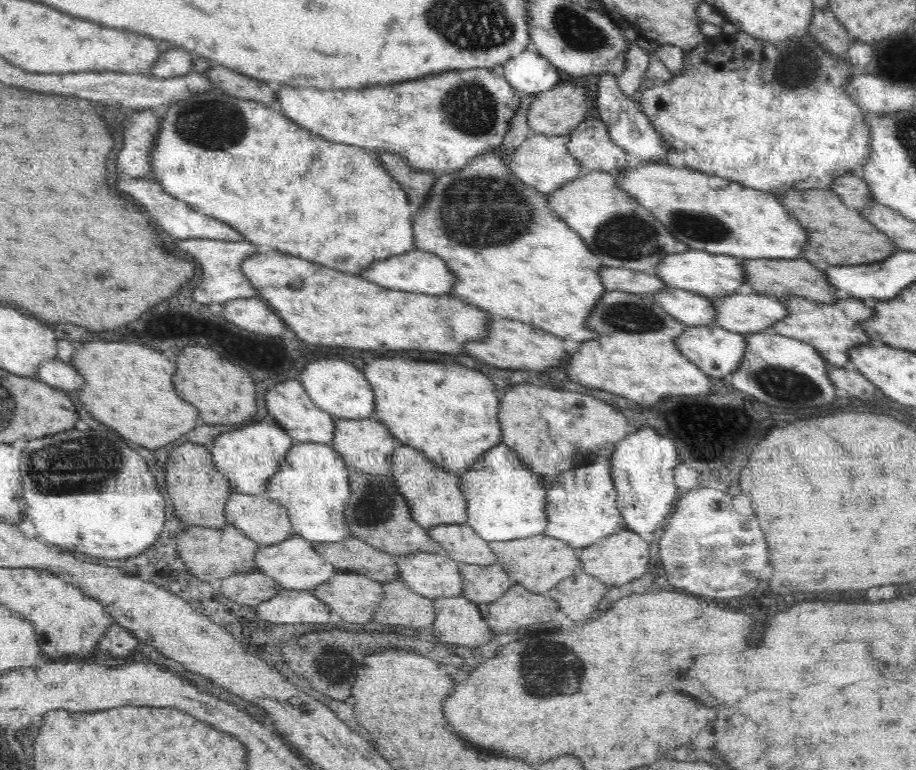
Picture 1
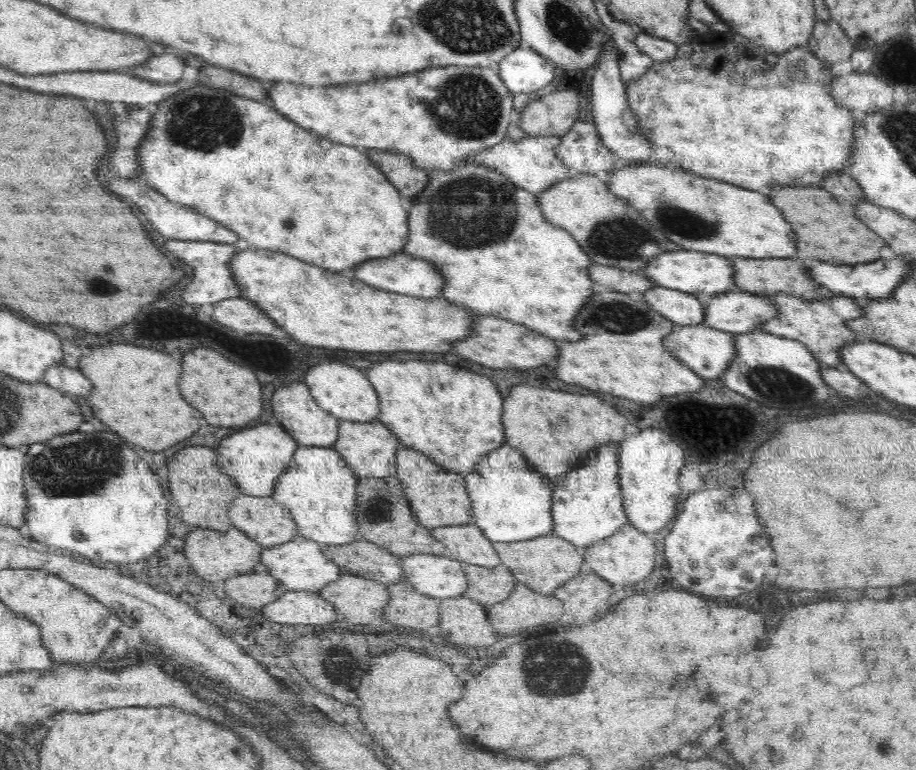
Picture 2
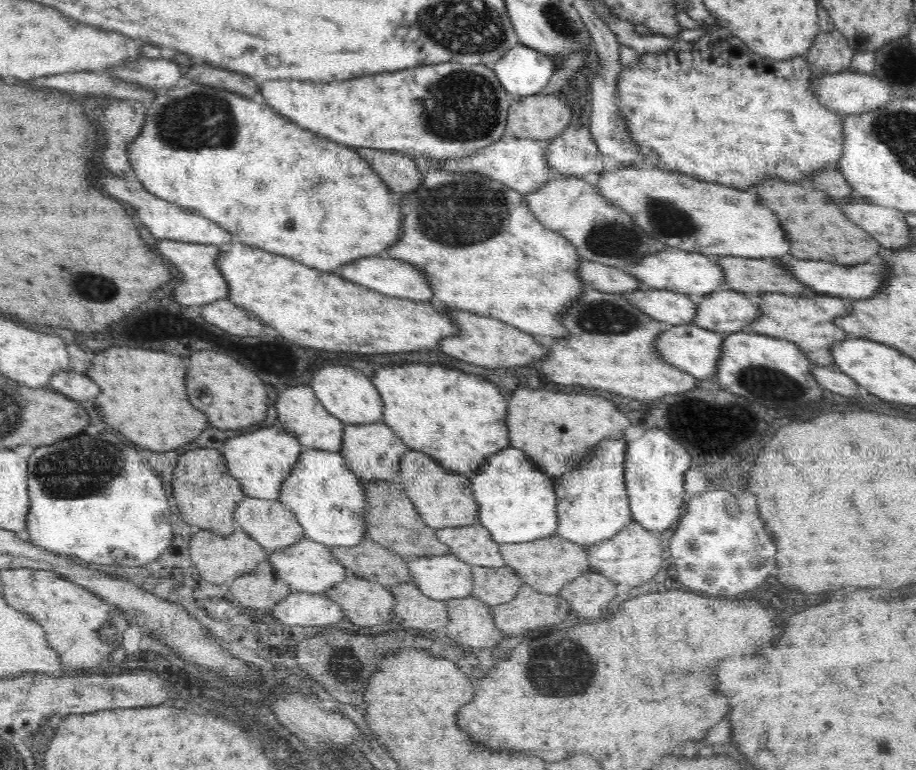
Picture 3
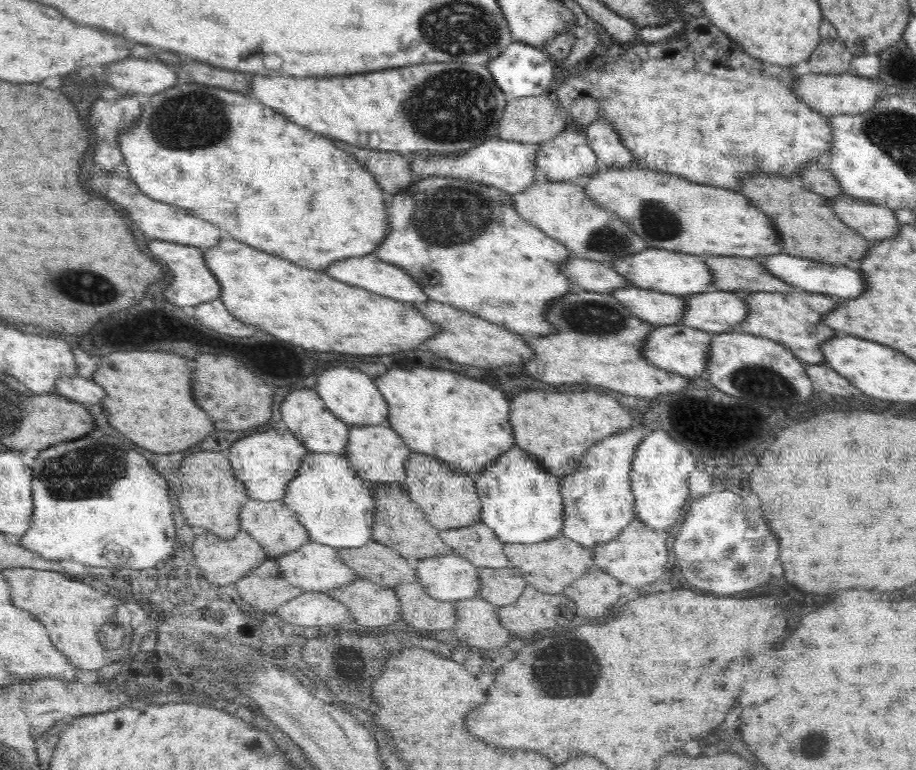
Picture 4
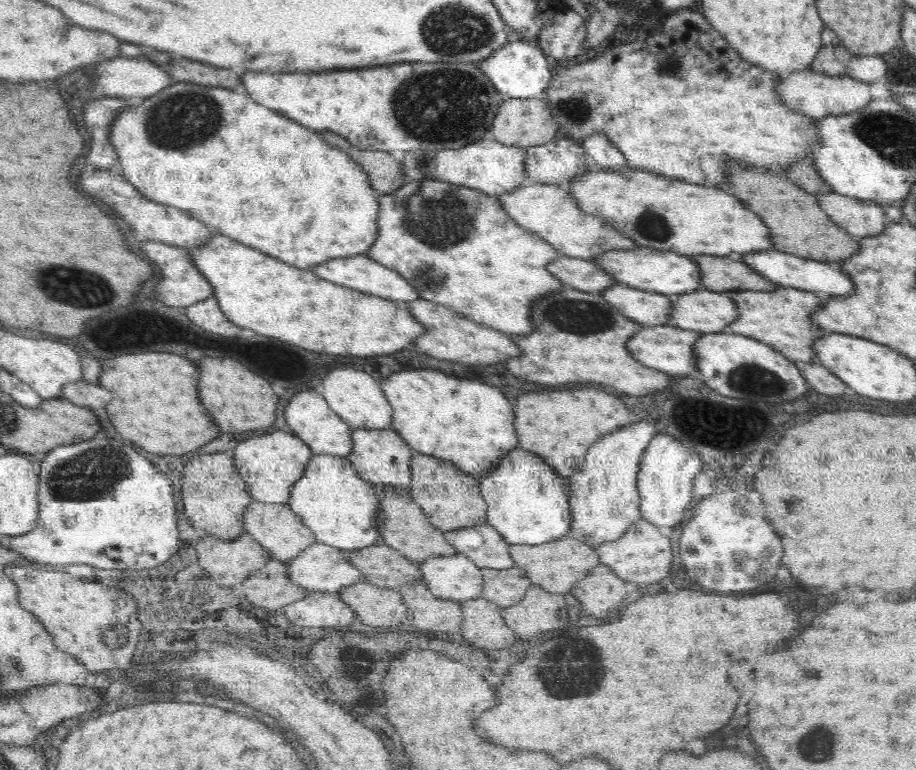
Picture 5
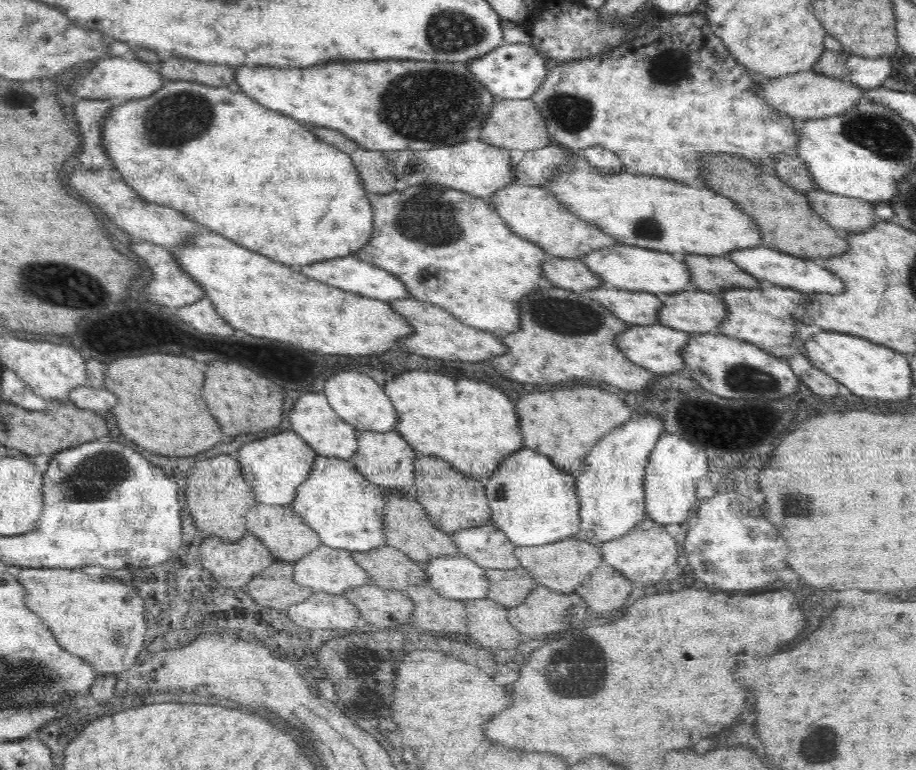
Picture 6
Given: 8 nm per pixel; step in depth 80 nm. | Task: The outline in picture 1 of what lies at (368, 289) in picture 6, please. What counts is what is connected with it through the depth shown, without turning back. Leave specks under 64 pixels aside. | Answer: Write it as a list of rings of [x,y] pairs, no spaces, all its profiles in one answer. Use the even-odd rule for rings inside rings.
[[[416,248],[403,255],[376,261],[358,275],[374,284],[378,284],[381,288],[404,292],[420,292],[428,295],[448,295],[451,288],[454,288],[455,283],[455,276],[444,260],[431,252],[424,252]]]

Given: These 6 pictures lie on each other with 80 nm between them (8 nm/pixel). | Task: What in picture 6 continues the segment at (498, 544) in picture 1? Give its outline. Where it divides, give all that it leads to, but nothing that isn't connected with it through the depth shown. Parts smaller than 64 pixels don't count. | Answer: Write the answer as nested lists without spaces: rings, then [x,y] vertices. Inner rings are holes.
[[[568,538],[564,542],[543,544],[536,547],[515,547],[514,555],[518,559],[519,566],[524,567],[536,580],[536,584],[548,586],[554,592],[570,594],[580,586],[590,572],[600,566],[602,554],[598,546],[592,546],[589,542],[578,540],[578,538]]]

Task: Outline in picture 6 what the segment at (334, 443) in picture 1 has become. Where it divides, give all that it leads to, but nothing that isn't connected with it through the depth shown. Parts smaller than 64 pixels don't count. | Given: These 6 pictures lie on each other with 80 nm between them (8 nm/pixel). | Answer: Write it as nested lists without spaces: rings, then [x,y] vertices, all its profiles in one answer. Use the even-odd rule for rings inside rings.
[[[396,430],[389,432],[364,431],[357,434],[358,450],[352,456],[354,466],[366,480],[385,489],[387,496],[398,496],[404,500],[417,501],[414,482],[414,464],[418,457],[415,450]]]

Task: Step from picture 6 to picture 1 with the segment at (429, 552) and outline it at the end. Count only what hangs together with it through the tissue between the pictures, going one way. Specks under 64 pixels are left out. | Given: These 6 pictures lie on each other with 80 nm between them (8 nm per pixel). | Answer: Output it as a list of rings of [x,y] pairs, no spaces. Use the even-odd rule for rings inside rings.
[[[351,471],[350,497],[344,508],[344,518],[351,536],[358,537],[382,553],[406,555],[416,552],[444,554],[440,546],[414,519],[406,499],[398,492],[392,474],[376,475]]]

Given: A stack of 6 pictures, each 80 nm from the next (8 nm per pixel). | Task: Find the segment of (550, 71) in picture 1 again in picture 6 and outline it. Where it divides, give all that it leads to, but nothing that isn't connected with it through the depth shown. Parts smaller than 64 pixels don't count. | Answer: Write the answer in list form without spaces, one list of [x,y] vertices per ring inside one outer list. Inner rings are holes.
[[[504,43],[492,49],[484,56],[472,59],[467,63],[467,69],[482,83],[484,89],[491,92],[497,99],[530,99],[536,89],[544,82],[550,69],[546,66],[545,56],[536,48],[524,43]]]

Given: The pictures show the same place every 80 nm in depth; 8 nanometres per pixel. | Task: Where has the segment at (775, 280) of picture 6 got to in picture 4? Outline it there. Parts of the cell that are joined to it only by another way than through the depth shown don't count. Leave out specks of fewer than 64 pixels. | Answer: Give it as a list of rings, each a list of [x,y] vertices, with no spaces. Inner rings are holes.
[[[776,254],[768,258],[760,258],[763,267],[776,278],[792,284],[794,287],[802,288],[804,292],[827,295],[837,300],[851,299],[860,296],[864,292],[864,280],[861,272],[850,270],[850,266],[830,266],[830,264],[820,264],[820,262],[810,262],[804,258],[794,258],[788,254]]]

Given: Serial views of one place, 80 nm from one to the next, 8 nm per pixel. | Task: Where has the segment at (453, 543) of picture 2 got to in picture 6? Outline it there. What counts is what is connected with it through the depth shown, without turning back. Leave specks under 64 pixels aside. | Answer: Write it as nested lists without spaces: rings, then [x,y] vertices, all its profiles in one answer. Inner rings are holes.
[[[494,524],[464,528],[451,533],[461,554],[470,557],[482,568],[512,570],[519,566],[514,544]]]

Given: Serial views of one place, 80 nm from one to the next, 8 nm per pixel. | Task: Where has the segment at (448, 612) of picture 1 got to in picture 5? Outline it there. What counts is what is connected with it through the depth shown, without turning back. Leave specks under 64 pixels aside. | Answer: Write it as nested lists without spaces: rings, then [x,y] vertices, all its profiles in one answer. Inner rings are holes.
[[[480,596],[460,601],[463,622],[461,634],[469,646],[478,649],[501,649],[510,647],[516,638],[502,617],[503,607]]]

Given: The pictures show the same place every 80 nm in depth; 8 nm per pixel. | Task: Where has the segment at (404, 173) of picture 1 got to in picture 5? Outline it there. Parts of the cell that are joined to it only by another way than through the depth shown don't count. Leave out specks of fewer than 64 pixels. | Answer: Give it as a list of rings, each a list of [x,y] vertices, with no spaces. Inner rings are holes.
[[[320,131],[321,137],[334,148],[348,153],[368,175],[371,187],[380,195],[387,195],[398,190],[407,176],[403,174],[401,162],[396,161],[391,153],[386,151],[360,150],[344,137],[330,131]]]

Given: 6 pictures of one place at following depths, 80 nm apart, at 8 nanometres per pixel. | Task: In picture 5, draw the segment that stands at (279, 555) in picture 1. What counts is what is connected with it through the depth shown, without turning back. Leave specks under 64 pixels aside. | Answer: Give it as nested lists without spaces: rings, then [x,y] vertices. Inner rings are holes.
[[[316,541],[296,558],[286,561],[288,575],[294,584],[310,593],[338,593],[363,580],[362,573],[342,558],[342,550]]]

